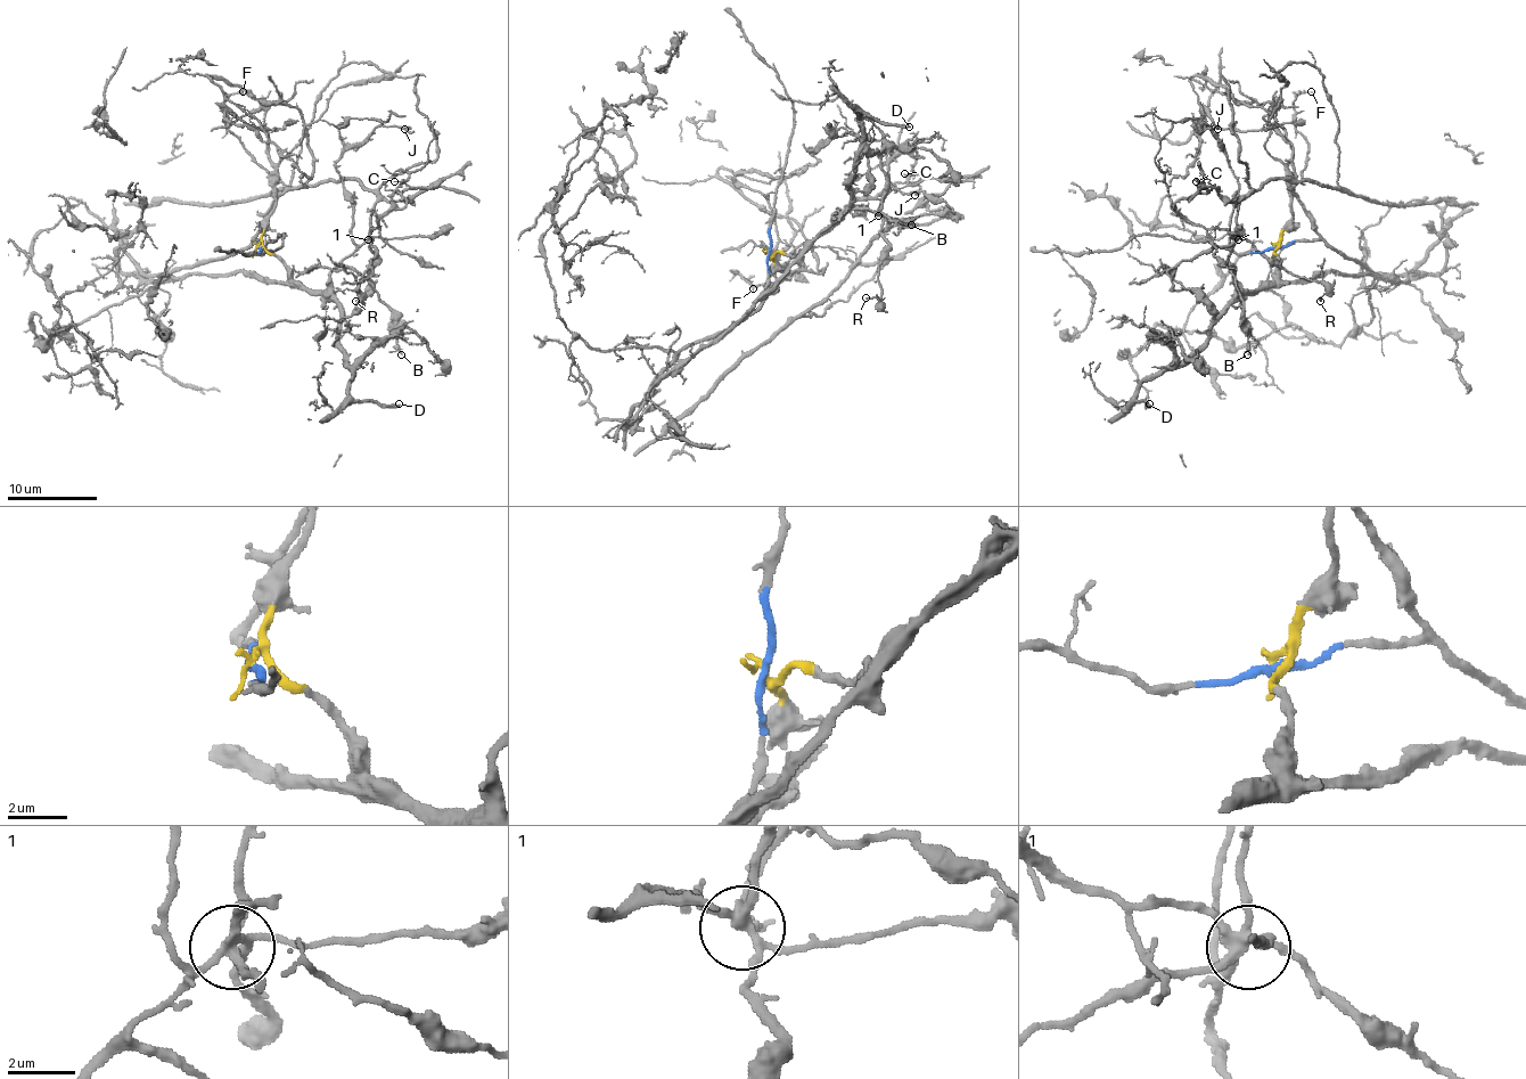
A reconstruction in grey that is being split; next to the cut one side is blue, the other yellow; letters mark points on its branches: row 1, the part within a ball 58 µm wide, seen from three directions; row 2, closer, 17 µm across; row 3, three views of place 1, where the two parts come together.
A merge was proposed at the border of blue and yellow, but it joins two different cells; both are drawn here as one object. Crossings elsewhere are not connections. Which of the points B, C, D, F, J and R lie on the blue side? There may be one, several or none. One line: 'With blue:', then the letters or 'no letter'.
With blue: F

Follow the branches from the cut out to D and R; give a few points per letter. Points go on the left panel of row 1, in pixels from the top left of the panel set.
D: (256, 247), (263, 245), (288, 275), (321, 291), (339, 308), (351, 395), (400, 405)
R: (256, 247), (323, 291), (330, 272), (370, 238), (377, 261), (368, 295), (355, 301)

